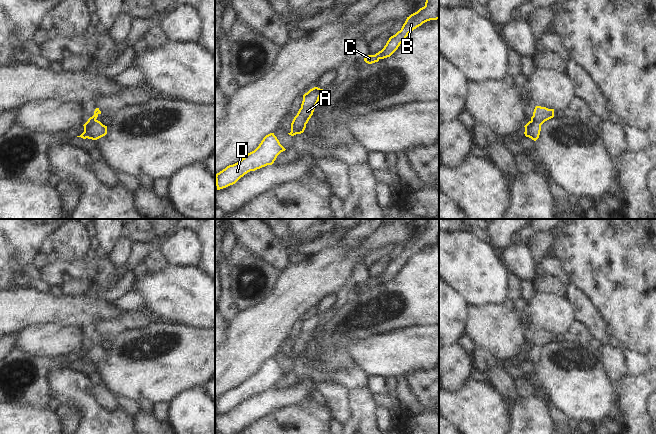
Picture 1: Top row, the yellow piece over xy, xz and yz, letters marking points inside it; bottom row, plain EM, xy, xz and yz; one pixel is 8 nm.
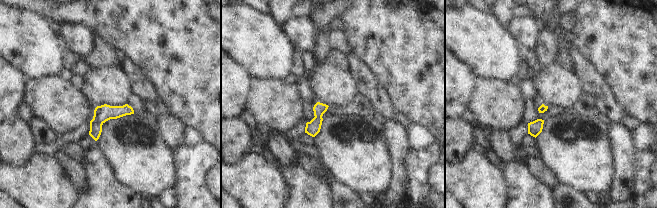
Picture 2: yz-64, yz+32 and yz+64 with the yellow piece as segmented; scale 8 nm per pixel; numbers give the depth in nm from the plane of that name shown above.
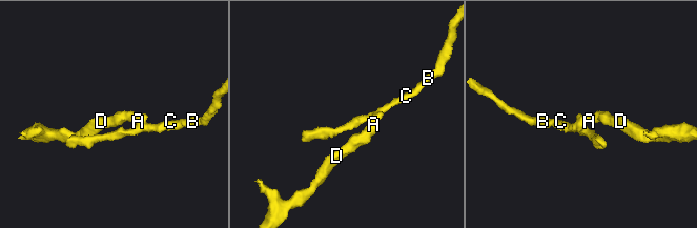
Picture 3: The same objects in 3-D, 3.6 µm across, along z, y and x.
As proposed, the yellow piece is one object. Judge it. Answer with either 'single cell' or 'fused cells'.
fused cells

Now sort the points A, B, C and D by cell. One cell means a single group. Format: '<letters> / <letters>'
A D / B C

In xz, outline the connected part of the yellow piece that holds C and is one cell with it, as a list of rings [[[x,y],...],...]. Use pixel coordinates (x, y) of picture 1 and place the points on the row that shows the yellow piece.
[[[426,0],[425,6],[407,17],[400,31],[391,36],[384,48],[375,55],[368,55],[364,61],[368,64],[390,57],[406,39],[408,34],[430,20],[439,19],[439,0]]]

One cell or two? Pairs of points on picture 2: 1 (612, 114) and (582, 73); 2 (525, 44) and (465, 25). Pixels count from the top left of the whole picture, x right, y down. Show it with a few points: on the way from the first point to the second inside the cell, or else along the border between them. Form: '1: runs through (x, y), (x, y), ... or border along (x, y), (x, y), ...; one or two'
1: runs through (608, 104), (603, 94), (592, 83); one
2: border along (507, 27), (517, 44), (524, 51); two

